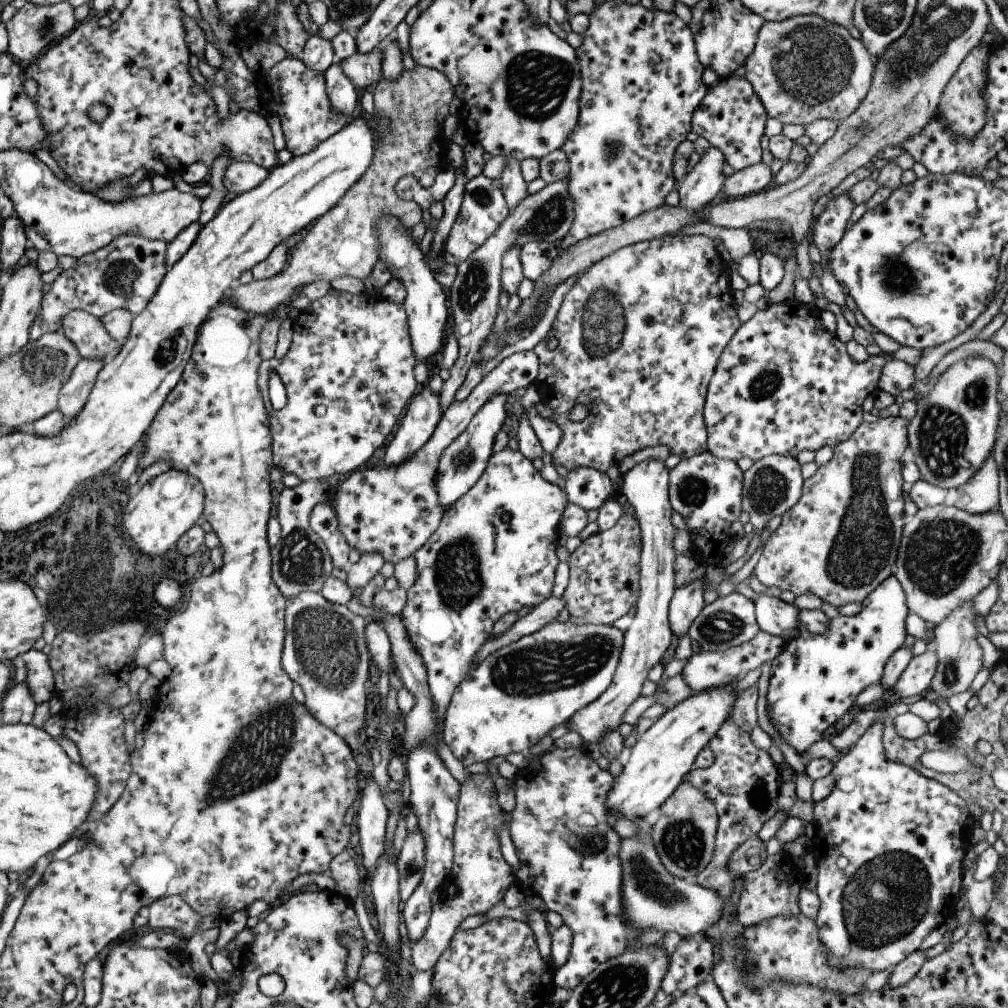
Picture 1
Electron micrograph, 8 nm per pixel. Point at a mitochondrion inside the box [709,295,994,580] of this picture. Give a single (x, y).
(942, 440)

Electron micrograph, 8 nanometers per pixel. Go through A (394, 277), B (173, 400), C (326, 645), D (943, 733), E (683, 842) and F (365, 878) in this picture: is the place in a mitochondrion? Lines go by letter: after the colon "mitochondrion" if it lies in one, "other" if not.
A: other
B: other
C: mitochondrion
D: other
E: mitochondrion
F: other

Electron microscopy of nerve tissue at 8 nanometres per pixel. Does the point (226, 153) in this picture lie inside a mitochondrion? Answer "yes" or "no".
no

